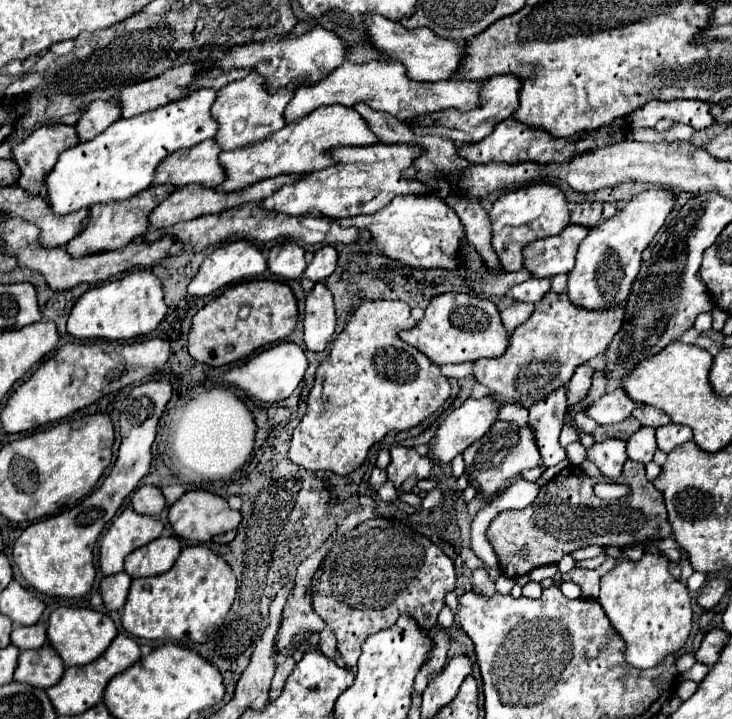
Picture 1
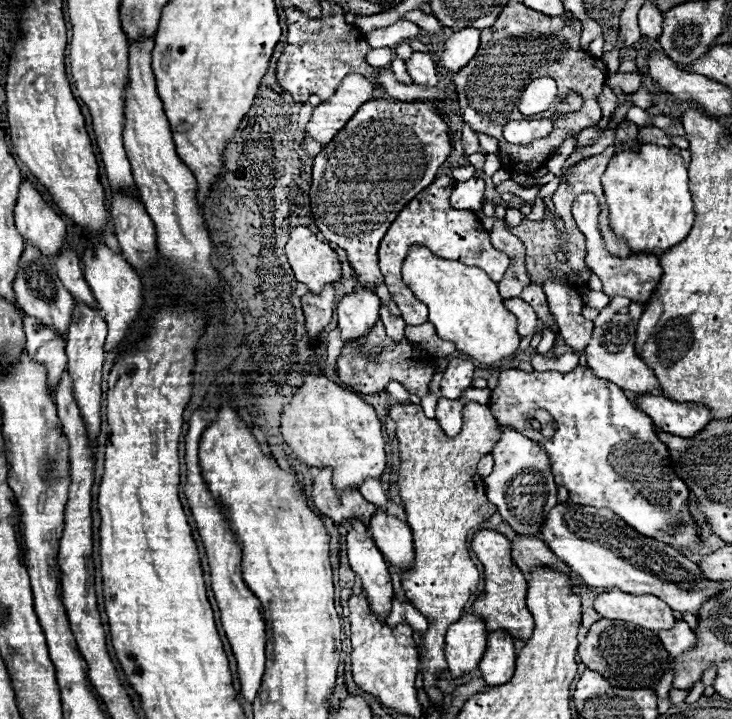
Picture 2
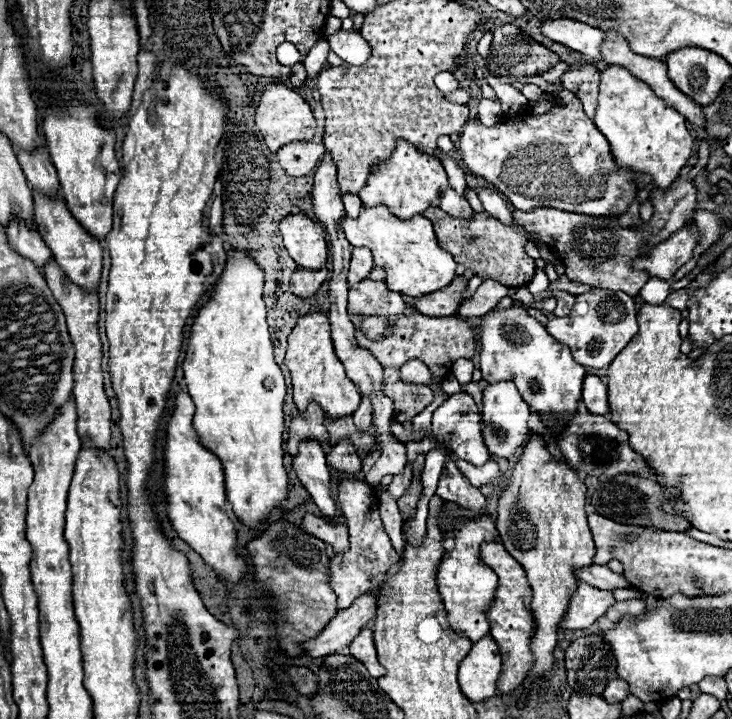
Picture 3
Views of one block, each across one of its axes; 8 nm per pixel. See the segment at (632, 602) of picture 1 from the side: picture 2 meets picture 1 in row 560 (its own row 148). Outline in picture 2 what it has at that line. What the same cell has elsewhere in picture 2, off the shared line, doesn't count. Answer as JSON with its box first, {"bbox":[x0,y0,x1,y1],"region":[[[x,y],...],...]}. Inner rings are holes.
{"bbox":[602,144,694,256],"region":[[[638,144],[638,150],[632,150],[632,146],[624,146],[610,158],[606,172],[602,174],[602,188],[610,210],[610,226],[628,242],[632,252],[650,252],[660,256],[668,248],[680,244],[692,228],[694,204],[688,190],[688,170],[682,156],[674,154],[666,146]]]}

